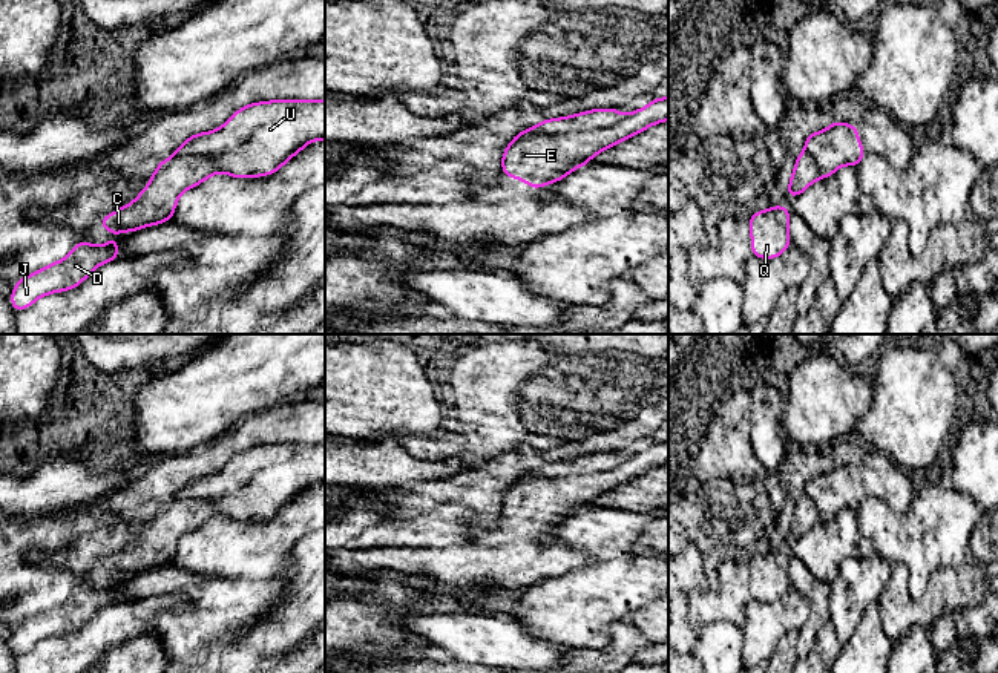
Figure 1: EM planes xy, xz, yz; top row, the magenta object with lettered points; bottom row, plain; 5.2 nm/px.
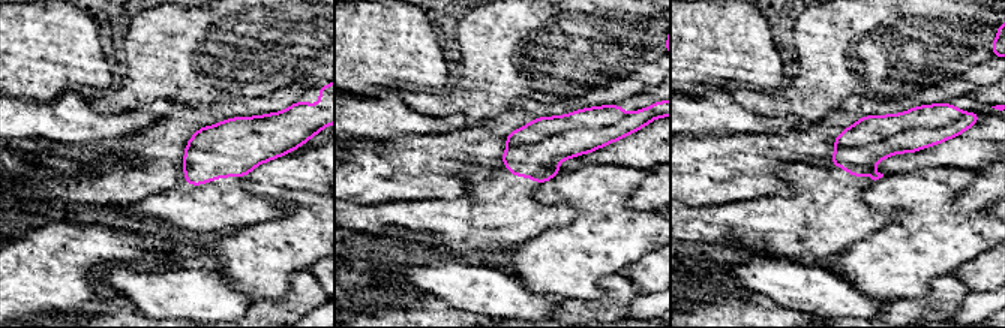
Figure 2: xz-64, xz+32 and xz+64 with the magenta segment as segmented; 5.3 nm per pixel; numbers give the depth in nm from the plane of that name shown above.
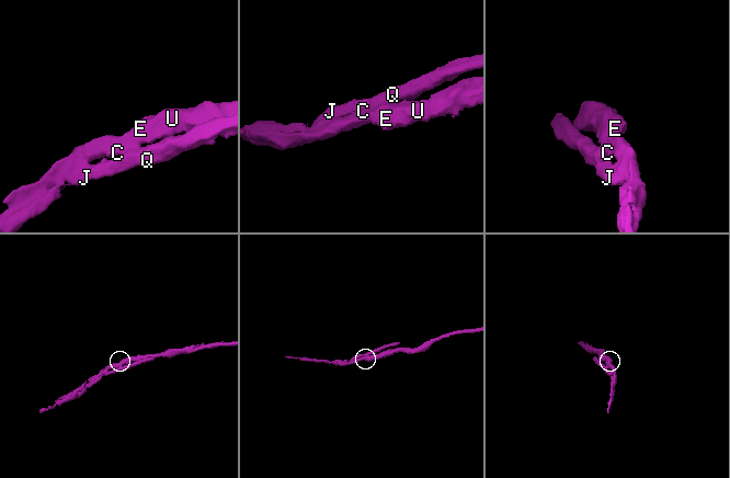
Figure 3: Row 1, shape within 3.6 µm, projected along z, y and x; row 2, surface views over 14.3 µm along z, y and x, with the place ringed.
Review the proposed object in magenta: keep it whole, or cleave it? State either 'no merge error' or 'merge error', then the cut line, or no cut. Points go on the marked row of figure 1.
merge error; cut in xz along (624, 117), (607, 126), (592, 129), (526, 132), (512, 141)

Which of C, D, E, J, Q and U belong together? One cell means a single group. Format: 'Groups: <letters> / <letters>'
Groups: C D J Q / E U

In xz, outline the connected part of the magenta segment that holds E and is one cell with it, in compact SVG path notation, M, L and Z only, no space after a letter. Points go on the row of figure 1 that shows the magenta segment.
M668 97L653 98L648 106L625 115L609 127L526 133L504 149L501 170L514 179L523 179L530 189L540 189L587 166L599 152L667 120Z

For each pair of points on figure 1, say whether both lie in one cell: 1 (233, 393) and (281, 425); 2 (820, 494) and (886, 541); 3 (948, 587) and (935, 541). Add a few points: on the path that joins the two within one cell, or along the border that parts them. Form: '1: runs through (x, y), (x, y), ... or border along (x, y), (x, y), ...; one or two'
1: border along (284, 402), (265, 411); two
2: border along (856, 509), (865, 500), (880, 499), (892, 511); two
3: border along (971, 555), (961, 564), (938, 567), (922, 595); two

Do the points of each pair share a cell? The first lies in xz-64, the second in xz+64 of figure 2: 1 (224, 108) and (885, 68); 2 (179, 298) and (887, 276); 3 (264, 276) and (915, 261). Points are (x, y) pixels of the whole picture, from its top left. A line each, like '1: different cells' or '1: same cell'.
1: different cells
2: different cells
3: same cell

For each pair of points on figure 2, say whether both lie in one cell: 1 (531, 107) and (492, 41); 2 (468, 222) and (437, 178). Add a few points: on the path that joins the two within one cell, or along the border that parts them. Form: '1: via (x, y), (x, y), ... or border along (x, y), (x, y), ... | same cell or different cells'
1: border along (515, 98), (506, 108) | different cells
2: border along (467, 183), (467, 190), (455, 198), (416, 199) | different cells

